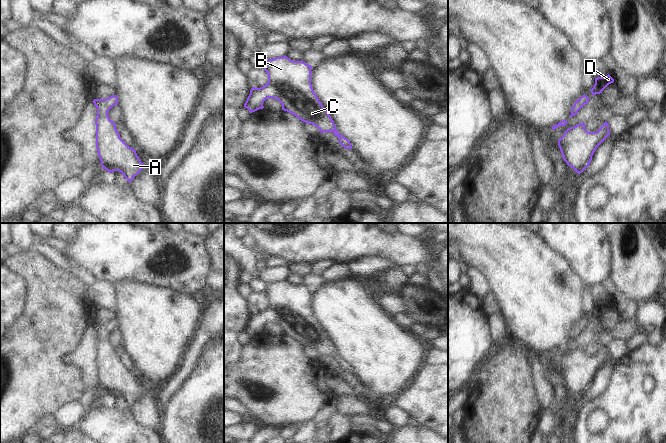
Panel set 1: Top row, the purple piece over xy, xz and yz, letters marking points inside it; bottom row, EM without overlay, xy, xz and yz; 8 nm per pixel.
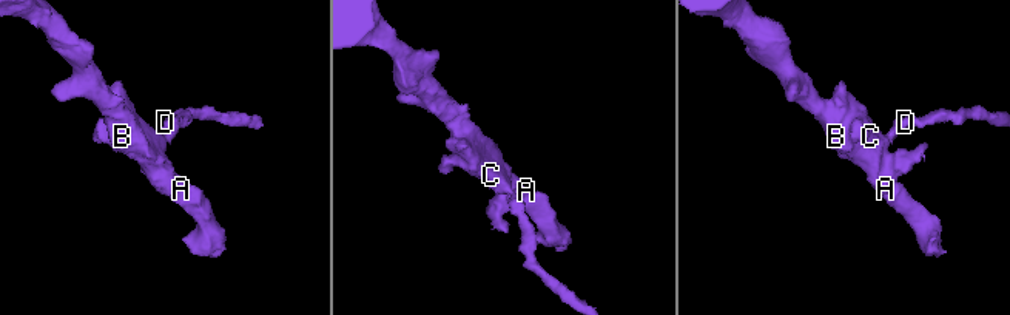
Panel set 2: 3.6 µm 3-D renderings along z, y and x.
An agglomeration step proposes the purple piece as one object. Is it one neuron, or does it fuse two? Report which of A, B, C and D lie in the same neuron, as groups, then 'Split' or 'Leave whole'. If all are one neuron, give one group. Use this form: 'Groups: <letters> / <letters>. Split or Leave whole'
Groups: A B C D. Leave whole.

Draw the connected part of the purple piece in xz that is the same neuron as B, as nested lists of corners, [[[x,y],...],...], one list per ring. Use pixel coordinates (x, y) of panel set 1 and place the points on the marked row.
[[[286,55],[266,60],[264,70],[268,74],[268,82],[260,88],[252,87],[244,107],[250,113],[263,109],[263,102],[268,98],[277,99],[282,104],[282,110],[295,115],[305,123],[316,126],[321,133],[332,132],[339,139],[339,144],[346,149],[352,149],[350,141],[341,135],[334,124],[331,116],[314,93],[311,84],[311,65],[301,61],[293,61]]]

